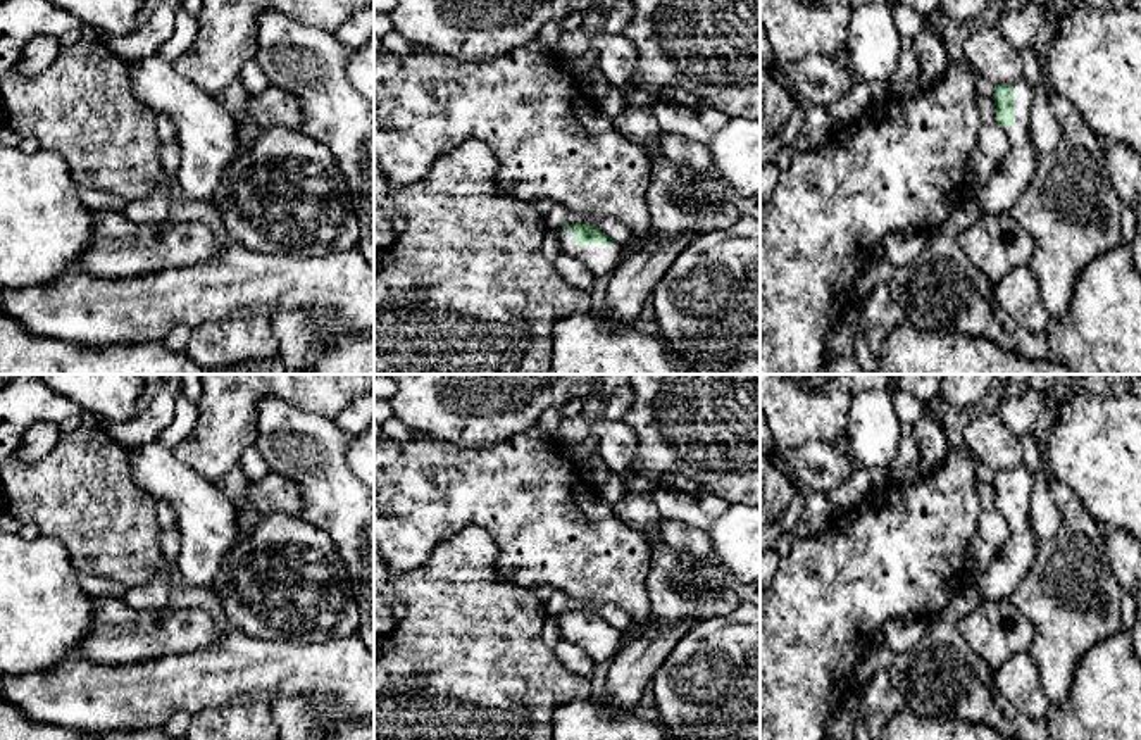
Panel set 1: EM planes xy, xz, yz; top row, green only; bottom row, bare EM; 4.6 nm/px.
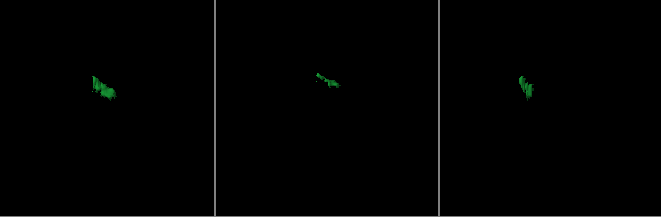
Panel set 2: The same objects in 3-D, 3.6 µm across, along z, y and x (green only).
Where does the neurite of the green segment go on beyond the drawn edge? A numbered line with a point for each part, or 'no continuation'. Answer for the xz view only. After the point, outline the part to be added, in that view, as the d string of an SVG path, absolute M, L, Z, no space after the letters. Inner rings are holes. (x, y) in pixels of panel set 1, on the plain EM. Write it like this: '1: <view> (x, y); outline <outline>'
1: xz (600, 645); outline M558 616L560 638L581 647L595 662L614 659L622 649L622 631L612 630L574 630L570 616Z

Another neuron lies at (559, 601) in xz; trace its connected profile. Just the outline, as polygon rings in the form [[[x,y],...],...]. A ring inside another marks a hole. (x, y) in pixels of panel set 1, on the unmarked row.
[[[555,590],[552,597],[543,602],[543,609],[548,618],[557,618],[564,611],[591,611],[619,631],[624,631],[633,623],[631,618],[614,604],[593,604],[589,600],[574,599],[560,590]]]

